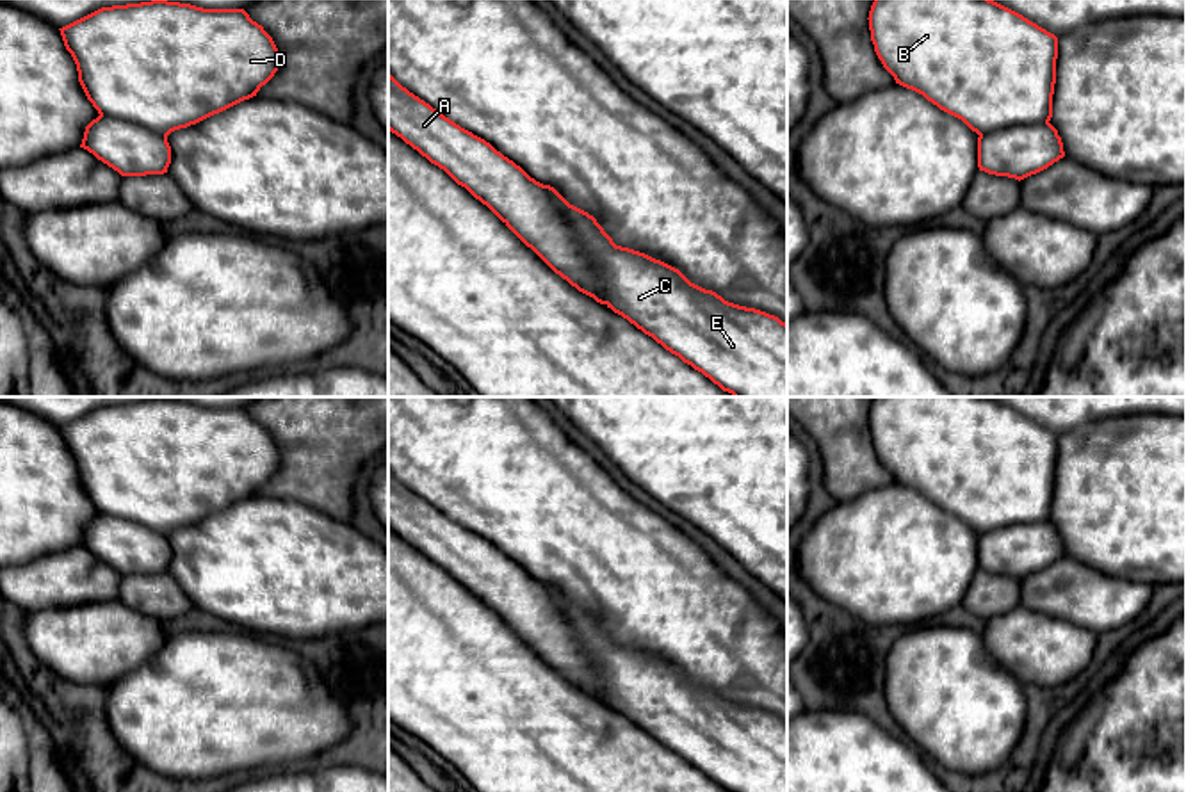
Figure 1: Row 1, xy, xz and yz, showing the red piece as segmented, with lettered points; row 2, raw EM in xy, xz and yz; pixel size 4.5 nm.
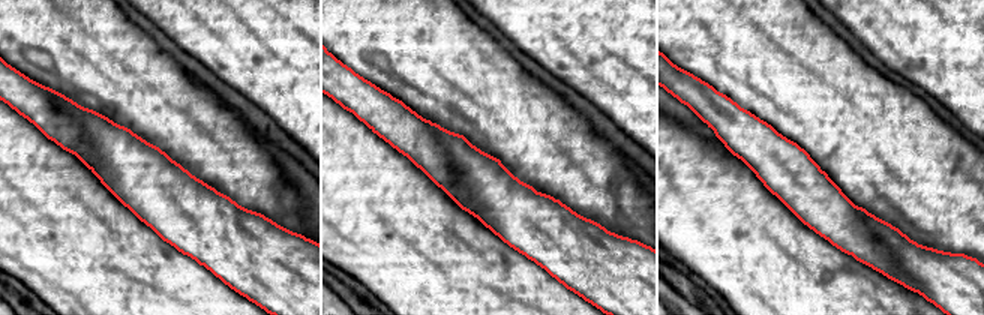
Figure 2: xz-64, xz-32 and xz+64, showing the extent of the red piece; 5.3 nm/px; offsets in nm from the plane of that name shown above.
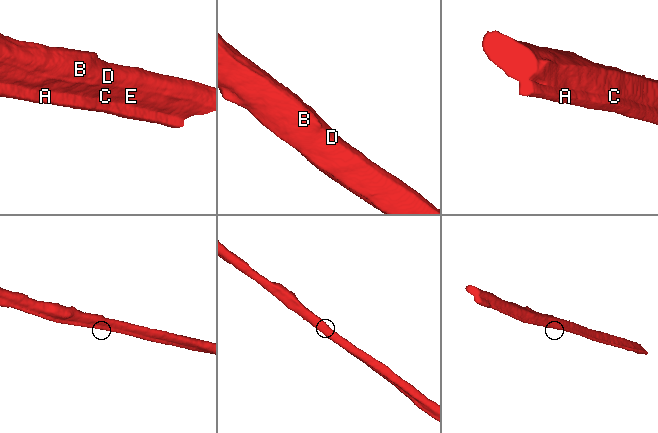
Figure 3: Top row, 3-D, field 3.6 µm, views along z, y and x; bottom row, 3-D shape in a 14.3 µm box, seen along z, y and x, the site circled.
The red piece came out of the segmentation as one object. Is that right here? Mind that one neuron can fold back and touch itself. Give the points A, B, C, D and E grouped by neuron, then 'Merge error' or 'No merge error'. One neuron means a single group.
Groups: A / B C D E. Merge error

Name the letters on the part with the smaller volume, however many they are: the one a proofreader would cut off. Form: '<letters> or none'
A

